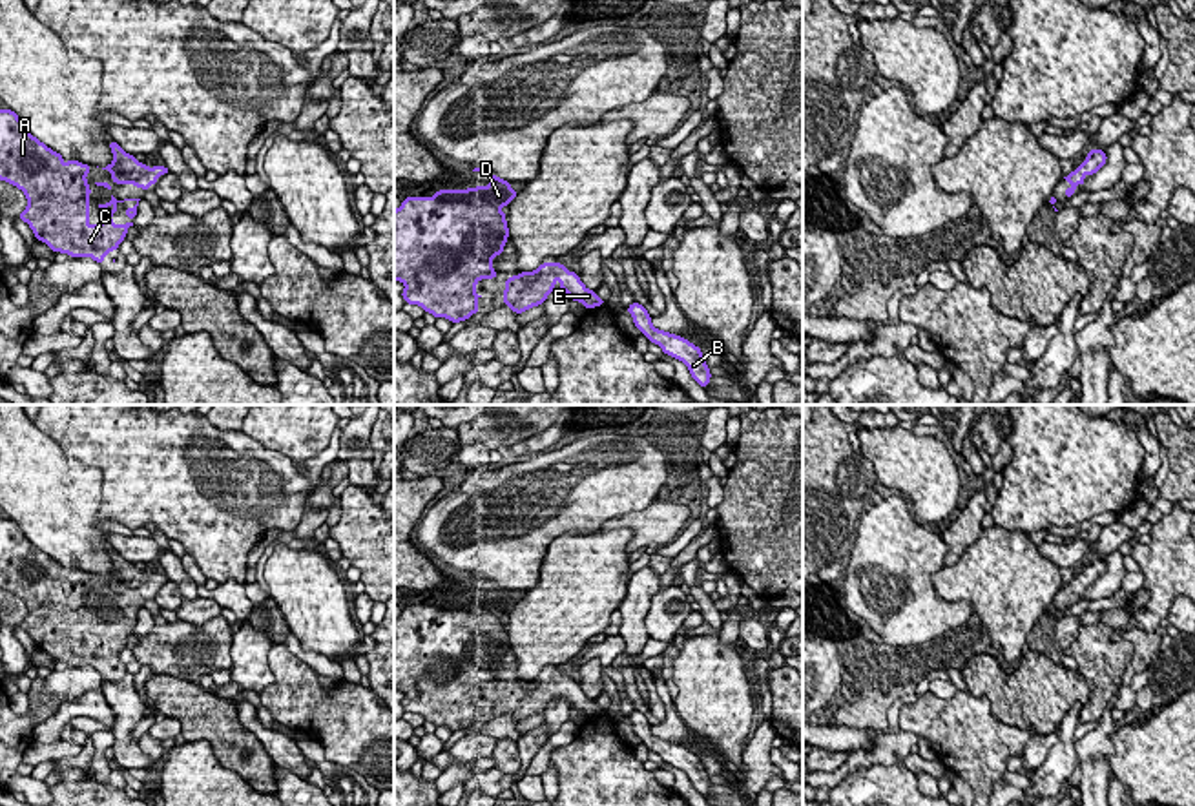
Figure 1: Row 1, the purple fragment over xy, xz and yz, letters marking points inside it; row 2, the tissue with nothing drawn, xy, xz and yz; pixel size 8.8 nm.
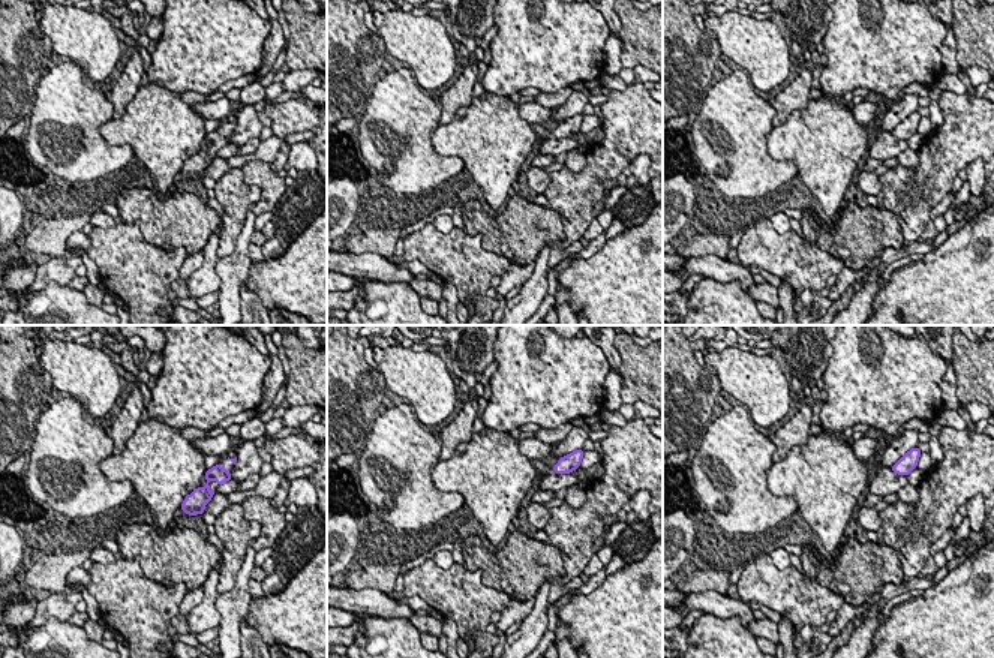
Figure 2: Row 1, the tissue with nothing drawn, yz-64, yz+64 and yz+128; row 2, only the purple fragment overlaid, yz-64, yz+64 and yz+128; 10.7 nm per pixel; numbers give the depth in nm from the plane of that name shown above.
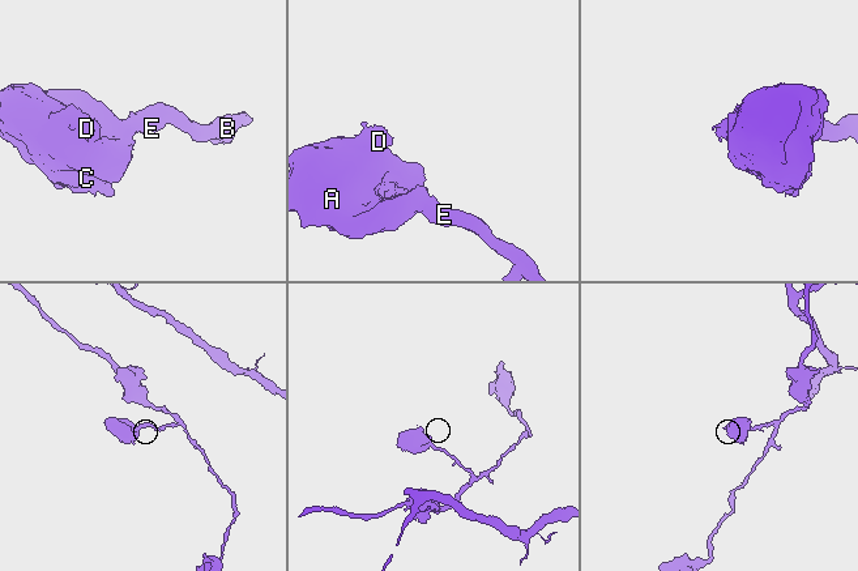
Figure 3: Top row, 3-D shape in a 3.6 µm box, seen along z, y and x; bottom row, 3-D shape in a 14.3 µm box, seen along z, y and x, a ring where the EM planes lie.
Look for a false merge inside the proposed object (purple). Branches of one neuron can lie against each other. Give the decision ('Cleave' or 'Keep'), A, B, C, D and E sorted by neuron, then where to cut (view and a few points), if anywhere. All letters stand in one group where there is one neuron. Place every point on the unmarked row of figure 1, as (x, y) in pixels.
Keep. Groups: A B C D E. No split

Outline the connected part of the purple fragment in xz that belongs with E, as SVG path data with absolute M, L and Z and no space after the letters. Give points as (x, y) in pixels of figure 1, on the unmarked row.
M542 671L533 680L520 680L509 687L504 687L507 693L504 697L504 711L514 722L522 722L533 715L544 713L547 704L556 697L555 691L560 691L562 697L571 709L578 709L584 717L595 717L606 713L595 698L587 698L580 689L580 684L555 671Z

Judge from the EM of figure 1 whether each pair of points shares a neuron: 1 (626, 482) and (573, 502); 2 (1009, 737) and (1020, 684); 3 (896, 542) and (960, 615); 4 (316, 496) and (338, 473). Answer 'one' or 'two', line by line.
1: one
2: two
3: one
4: one

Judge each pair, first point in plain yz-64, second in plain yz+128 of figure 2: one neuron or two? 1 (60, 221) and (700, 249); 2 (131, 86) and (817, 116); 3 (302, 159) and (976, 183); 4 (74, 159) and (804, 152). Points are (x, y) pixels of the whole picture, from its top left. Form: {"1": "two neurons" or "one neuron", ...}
{"1": "one neuron", "2": "two neurons", "3": "one neuron", "4": "two neurons"}

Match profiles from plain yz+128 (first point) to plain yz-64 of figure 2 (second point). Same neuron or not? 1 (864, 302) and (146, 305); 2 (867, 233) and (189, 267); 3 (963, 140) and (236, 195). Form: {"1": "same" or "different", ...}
{"1": "different", "2": "different", "3": "same"}

